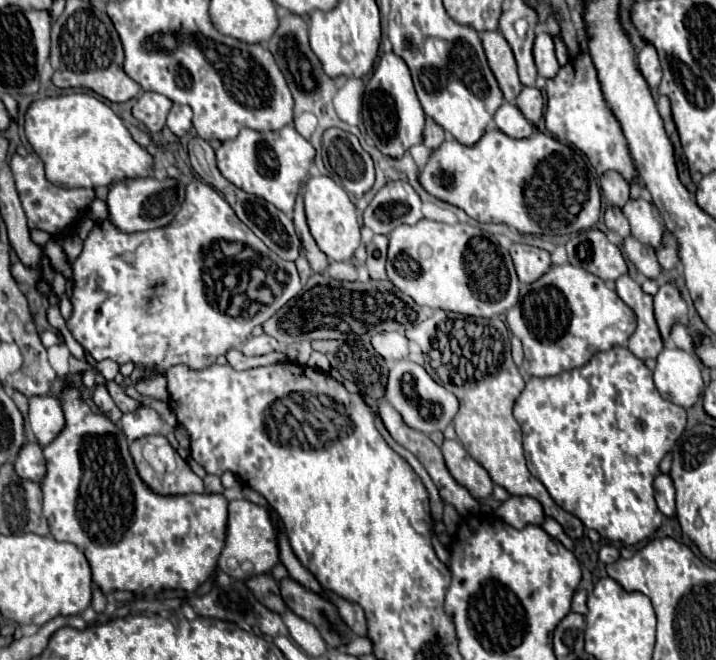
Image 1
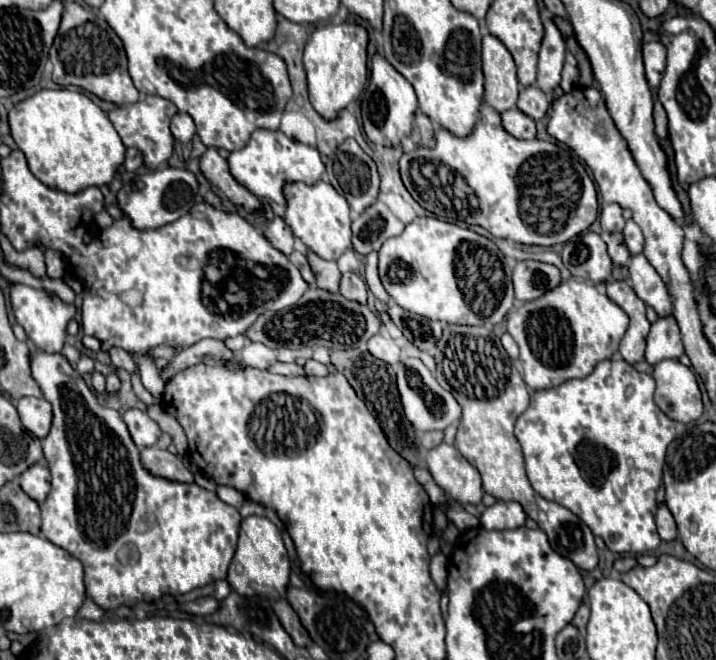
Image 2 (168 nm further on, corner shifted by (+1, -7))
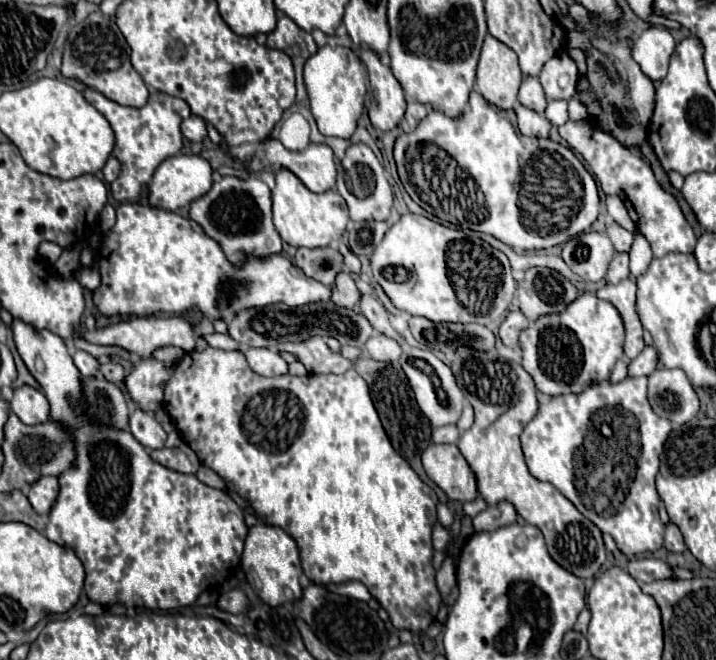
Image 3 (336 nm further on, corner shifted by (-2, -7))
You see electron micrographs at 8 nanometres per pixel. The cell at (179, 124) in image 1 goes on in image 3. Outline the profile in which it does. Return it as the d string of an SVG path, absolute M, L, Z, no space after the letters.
M189 116L187 120L183 120L181 124L181 132L187 140L191 142L201 142L205 136L207 136L207 128L205 128L205 122L199 118L199 116Z

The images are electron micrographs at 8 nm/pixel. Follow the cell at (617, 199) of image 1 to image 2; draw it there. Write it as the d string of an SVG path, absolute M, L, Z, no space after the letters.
M602 204L600 226L604 232L622 232L622 228L624 228L622 208L618 204Z

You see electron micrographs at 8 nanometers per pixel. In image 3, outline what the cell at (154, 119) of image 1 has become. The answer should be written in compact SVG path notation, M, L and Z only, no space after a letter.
M91 88L85 90L85 98L109 120L109 124L115 132L113 156L117 156L123 162L123 170L121 170L119 178L115 182L111 182L111 194L115 200L135 202L139 198L143 186L147 186L151 182L155 168L165 158L181 152L183 136L181 136L179 124L183 122L183 118L191 116L191 110L185 104L185 100L175 98L175 96L167 96L167 94L155 92L155 90L151 90L151 96L143 108L121 106Z

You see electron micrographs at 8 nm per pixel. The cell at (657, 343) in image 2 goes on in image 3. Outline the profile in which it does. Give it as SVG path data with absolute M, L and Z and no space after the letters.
M651 344L635 360L629 362L629 376L649 376L659 364L659 352Z

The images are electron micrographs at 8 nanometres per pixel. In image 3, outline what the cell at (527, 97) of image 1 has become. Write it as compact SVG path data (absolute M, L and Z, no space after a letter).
M525 76L523 84L519 88L519 102L531 110L535 110L537 114L545 114L545 106L547 106L547 98L545 92L539 84L537 78Z

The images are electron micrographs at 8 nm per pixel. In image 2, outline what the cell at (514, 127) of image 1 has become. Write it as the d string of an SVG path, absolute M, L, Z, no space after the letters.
M512 108L512 110L502 114L502 126L514 138L520 138L520 140L536 138L536 122L530 116L526 116L522 110L518 110L518 108Z

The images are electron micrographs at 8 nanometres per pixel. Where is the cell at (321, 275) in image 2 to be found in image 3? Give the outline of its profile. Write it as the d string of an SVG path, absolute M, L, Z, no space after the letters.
M341 272L341 276L337 276L331 288L331 300L343 308L355 308L359 304L359 290L355 286L353 294L353 278L347 272Z

